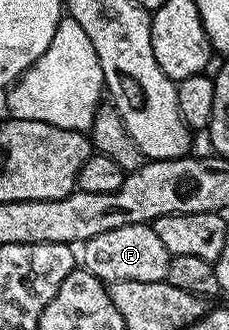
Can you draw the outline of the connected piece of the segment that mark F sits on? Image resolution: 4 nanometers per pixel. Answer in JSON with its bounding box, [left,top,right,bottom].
[81,224,171,283]

